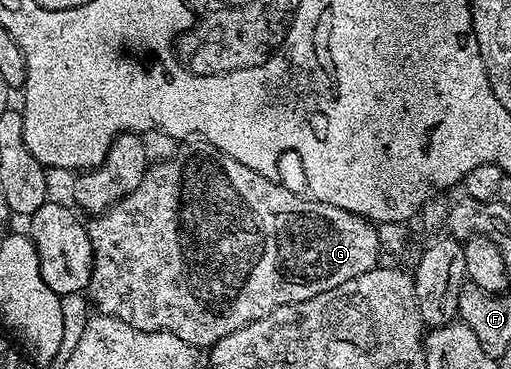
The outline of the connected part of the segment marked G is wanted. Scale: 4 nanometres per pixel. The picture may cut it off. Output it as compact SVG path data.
M198 137L184 142L170 157L163 157L160 163L152 162L133 193L114 203L109 210L94 216L91 223L86 224L87 236L91 242L91 280L86 289L90 306L100 315L117 317L125 321L125 325L133 325L133 329L168 331L181 337L181 341L190 347L210 349L217 341L221 341L221 337L273 313L273 309L281 309L281 305L309 301L309 297L317 297L317 293L325 293L325 289L333 289L353 277L361 277L361 273L369 273L377 266L381 252L376 224L328 203L324 207L315 207L315 215L311 215L307 197L294 195L289 188L282 187L275 181L272 176L249 169L249 165L241 165L241 161L233 161L229 153L221 153L221 149Z

